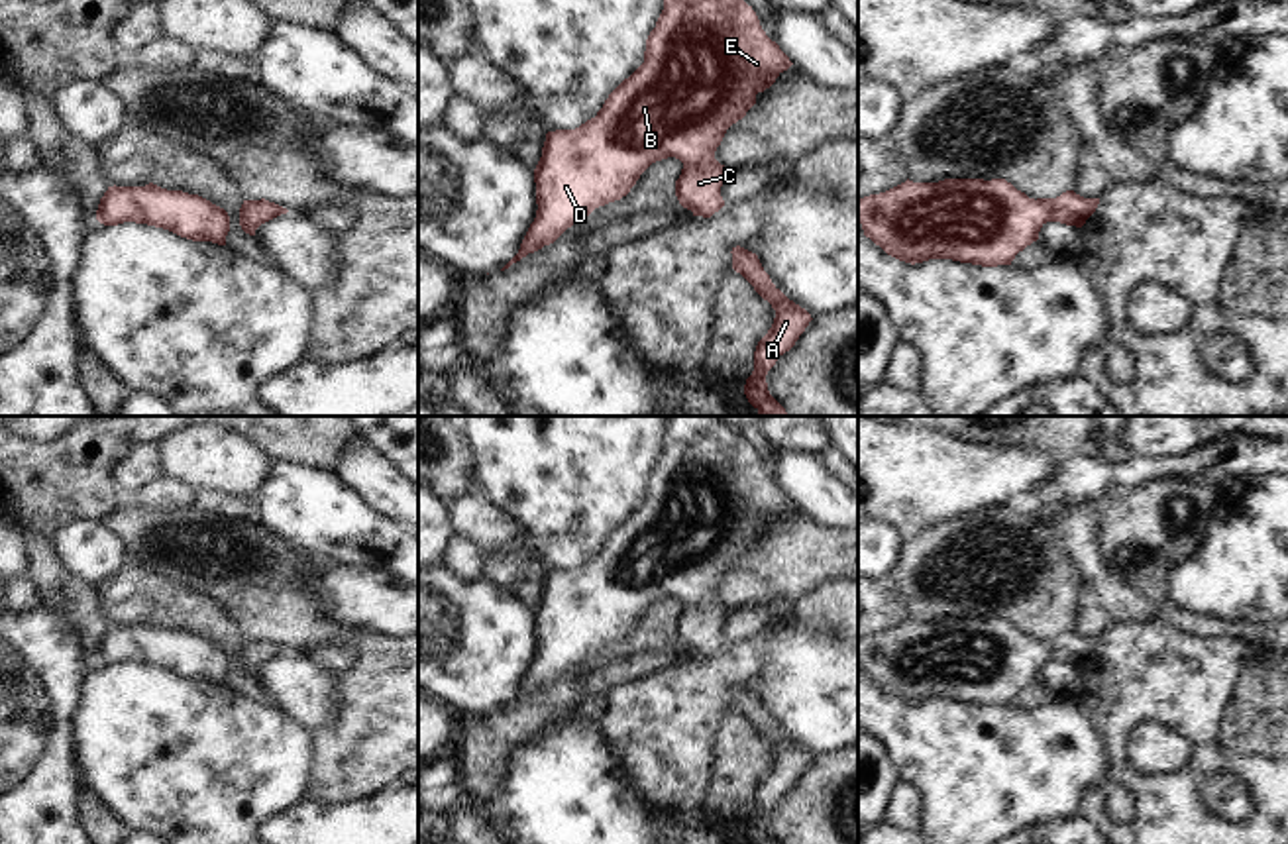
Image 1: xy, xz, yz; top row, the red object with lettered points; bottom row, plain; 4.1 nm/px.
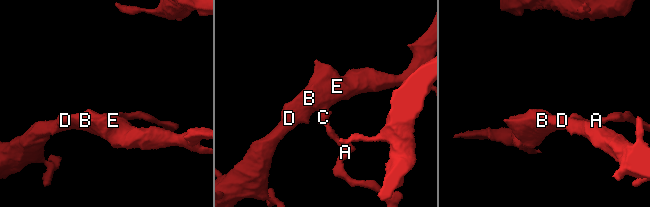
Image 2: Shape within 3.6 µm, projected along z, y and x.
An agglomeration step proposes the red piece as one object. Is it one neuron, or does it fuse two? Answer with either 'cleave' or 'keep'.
keep

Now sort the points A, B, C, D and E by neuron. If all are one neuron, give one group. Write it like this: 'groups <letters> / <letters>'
groups A B C D E

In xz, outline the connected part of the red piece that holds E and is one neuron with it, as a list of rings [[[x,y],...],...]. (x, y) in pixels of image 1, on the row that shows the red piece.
[[[664,0],[656,27],[646,39],[644,63],[624,79],[605,100],[595,118],[575,130],[546,133],[542,157],[534,169],[536,218],[530,224],[518,253],[501,269],[509,269],[528,253],[554,243],[567,228],[589,216],[595,208],[620,200],[640,175],[656,161],[675,157],[683,163],[675,181],[679,204],[693,216],[711,218],[724,206],[721,186],[728,175],[715,159],[726,130],[742,120],[756,104],[756,94],[770,88],[793,63],[760,26],[752,6],[744,0]]]

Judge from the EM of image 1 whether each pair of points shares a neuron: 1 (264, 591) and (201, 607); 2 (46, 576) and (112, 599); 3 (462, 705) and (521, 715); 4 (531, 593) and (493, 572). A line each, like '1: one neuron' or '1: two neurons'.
1: two neurons
2: two neurons
3: two neurons
4: one neuron

